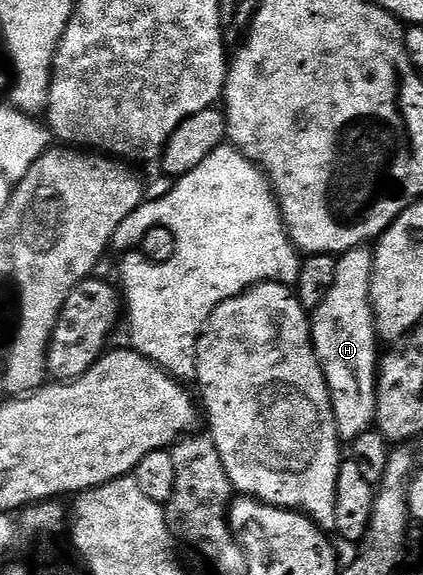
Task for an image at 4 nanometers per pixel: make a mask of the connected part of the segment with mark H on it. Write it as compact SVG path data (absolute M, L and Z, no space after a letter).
M364 246L342 253L337 259L337 275L329 290L325 302L316 308L310 317L311 341L315 343L315 352L319 356L319 365L327 379L327 388L331 391L331 405L335 411L335 424L339 428L339 439L343 442L355 440L372 427L375 418L375 393L377 391L377 365L381 360L381 351L375 345L375 315L371 309L371 275L375 261L372 249Z

